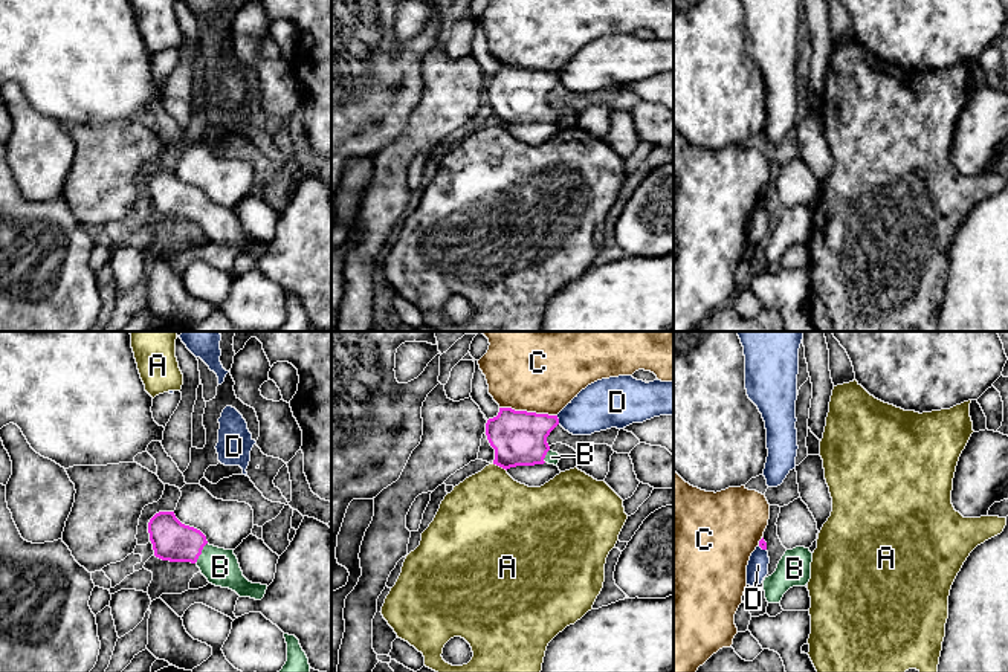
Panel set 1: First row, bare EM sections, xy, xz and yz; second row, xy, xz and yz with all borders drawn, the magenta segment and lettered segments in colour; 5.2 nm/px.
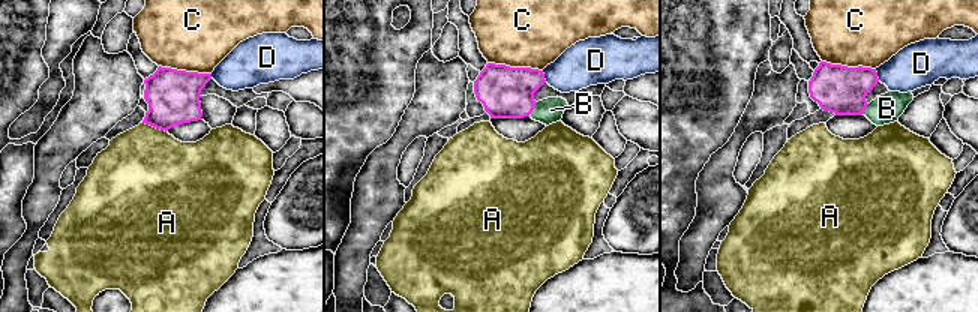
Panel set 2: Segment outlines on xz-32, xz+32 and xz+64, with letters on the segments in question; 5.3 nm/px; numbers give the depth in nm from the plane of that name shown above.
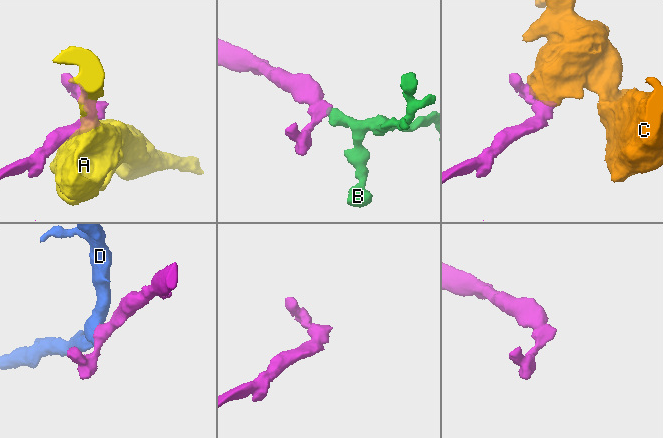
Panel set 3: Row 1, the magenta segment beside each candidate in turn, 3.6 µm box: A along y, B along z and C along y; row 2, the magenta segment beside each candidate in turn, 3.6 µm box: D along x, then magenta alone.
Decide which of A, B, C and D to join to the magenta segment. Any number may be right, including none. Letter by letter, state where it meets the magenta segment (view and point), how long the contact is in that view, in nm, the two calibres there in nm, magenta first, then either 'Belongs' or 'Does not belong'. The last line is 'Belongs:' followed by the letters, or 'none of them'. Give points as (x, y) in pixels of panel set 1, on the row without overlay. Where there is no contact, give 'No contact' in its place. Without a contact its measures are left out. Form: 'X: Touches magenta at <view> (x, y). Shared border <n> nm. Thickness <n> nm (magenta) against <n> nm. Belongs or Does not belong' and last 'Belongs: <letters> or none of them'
A: Touches magenta at xz (500, 124). Shared border 90 nm. Thickness 280 nm (magenta) against 420 nm. Does not belong
B: Touches magenta at xy (200, 211). Shared border 130 nm. Thickness 220 nm (magenta) against 190 nm. Belongs
C: Touches magenta at xz (529, 71). Shared border 300 nm. Thickness 280 nm (magenta) against 380 nm. Does not belong
D: Touches magenta at xz (558, 78). Shared border 50 nm. Thickness 280 nm (magenta) against 260 nm. Does not belong
Belongs: B

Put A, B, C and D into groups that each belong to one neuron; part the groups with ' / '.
A / B / C / D

